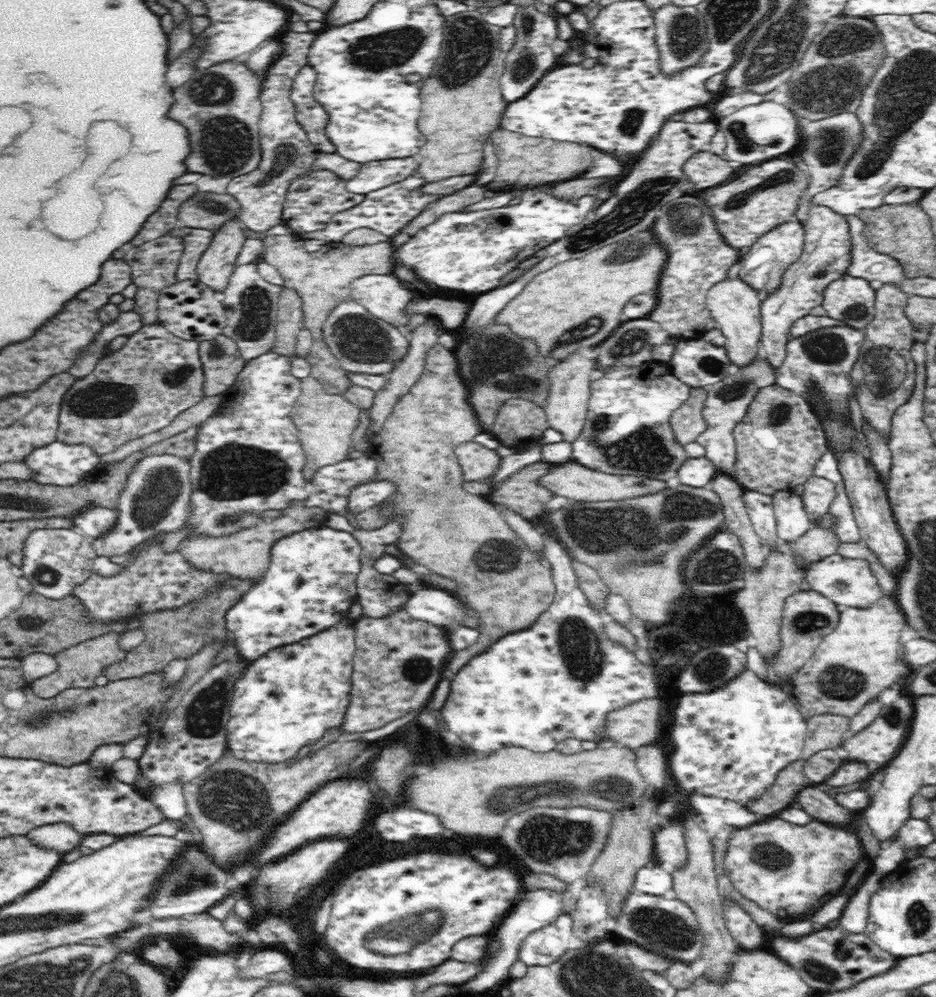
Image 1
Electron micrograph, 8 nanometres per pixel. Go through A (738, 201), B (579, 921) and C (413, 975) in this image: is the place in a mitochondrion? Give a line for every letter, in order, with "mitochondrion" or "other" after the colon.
A: other
B: other
C: other

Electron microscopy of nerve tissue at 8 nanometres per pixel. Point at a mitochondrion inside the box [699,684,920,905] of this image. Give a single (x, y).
(766, 856)

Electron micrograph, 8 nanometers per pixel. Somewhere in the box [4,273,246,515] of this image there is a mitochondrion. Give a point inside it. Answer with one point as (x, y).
(115, 398)

